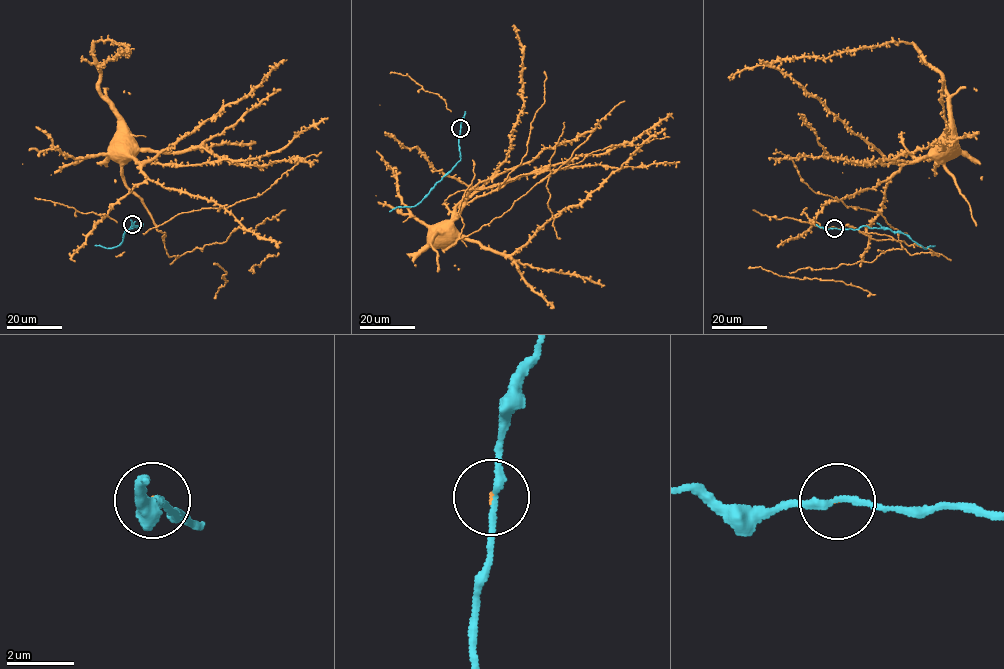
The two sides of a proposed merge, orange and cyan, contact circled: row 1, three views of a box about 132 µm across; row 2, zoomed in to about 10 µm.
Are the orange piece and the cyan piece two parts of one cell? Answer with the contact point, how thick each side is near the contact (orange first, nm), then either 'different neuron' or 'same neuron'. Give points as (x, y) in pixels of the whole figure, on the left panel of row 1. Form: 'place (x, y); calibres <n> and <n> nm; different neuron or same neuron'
place (132, 224); calibres 50 and 200 nm; different neuron

